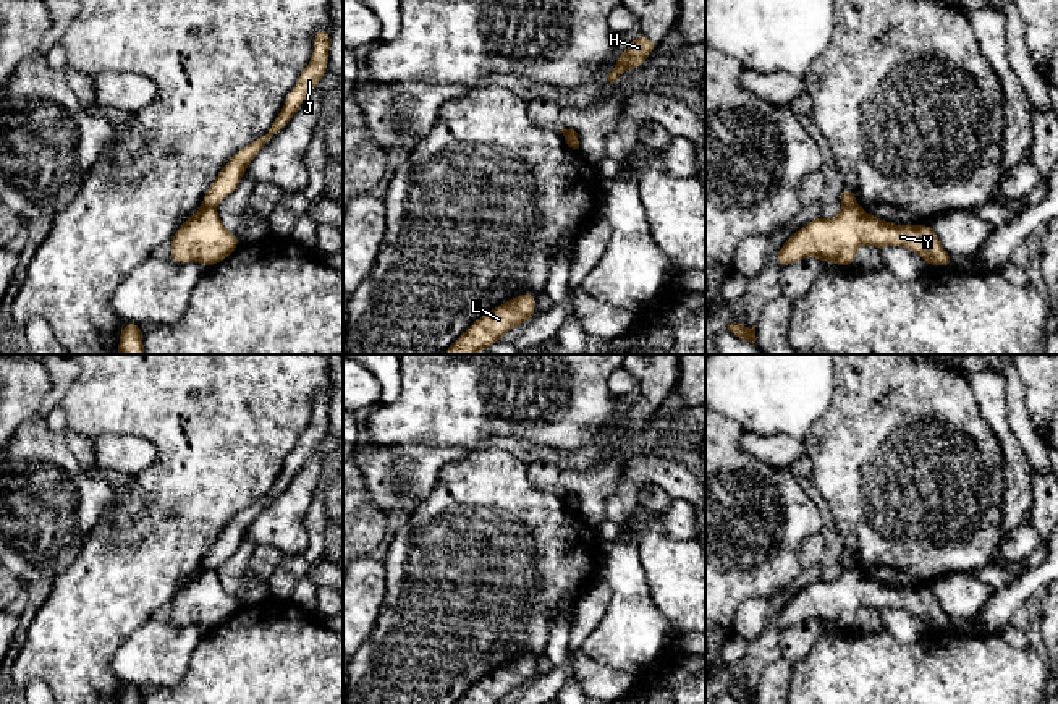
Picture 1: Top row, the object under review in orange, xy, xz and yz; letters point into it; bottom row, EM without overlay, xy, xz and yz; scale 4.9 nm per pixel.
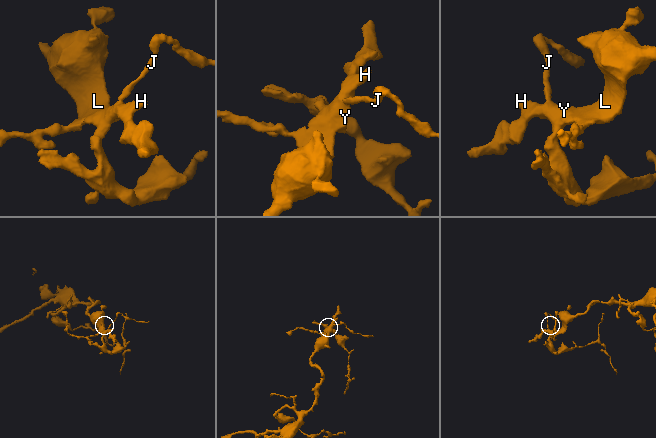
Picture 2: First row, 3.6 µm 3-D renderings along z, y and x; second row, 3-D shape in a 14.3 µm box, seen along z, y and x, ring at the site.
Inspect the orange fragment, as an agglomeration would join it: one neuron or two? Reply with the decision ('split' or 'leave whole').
split

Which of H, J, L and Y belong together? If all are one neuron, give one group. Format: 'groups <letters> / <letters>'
groups H L Y / J

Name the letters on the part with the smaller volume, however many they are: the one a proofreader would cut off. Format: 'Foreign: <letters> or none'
Foreign: J

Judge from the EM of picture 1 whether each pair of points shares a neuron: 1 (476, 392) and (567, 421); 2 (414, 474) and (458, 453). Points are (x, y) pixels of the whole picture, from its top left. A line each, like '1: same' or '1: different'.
1: same
2: same

